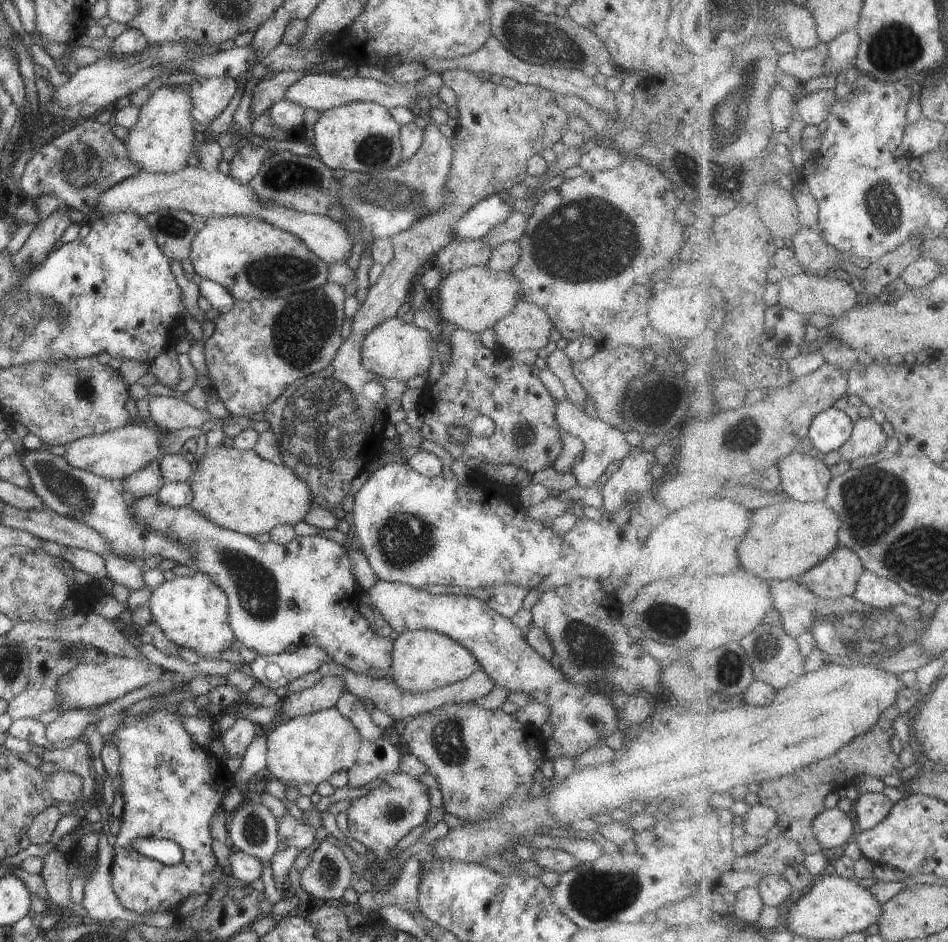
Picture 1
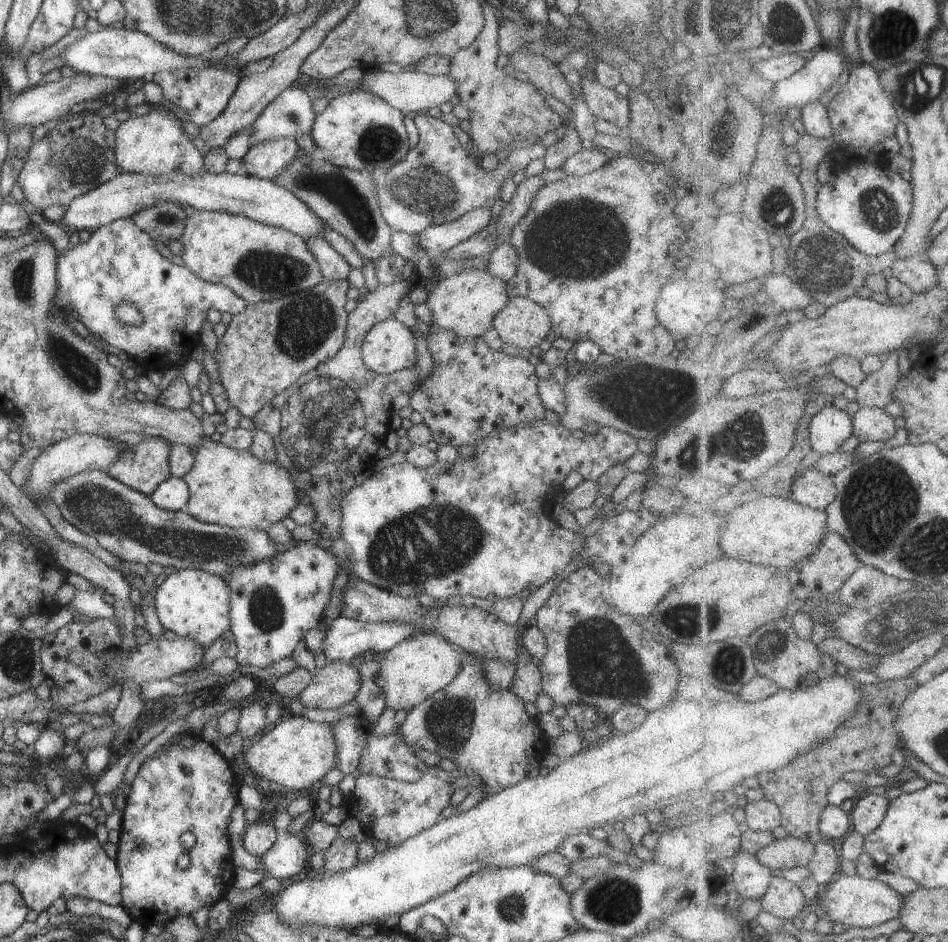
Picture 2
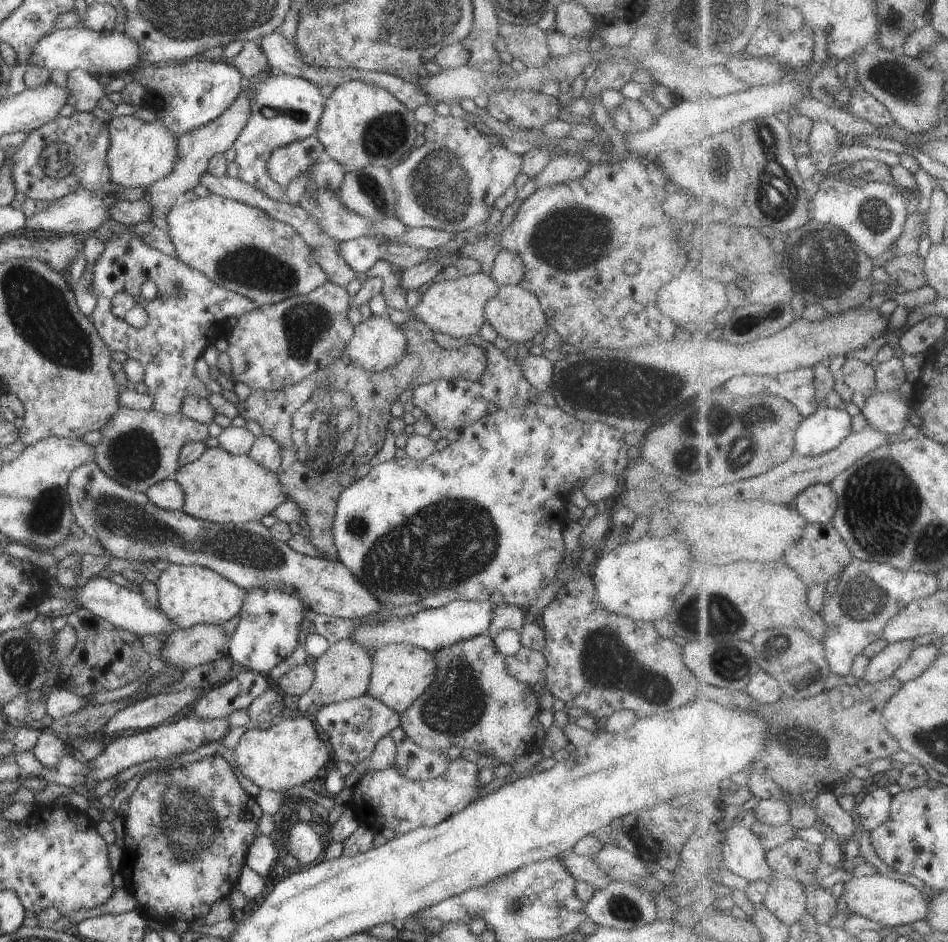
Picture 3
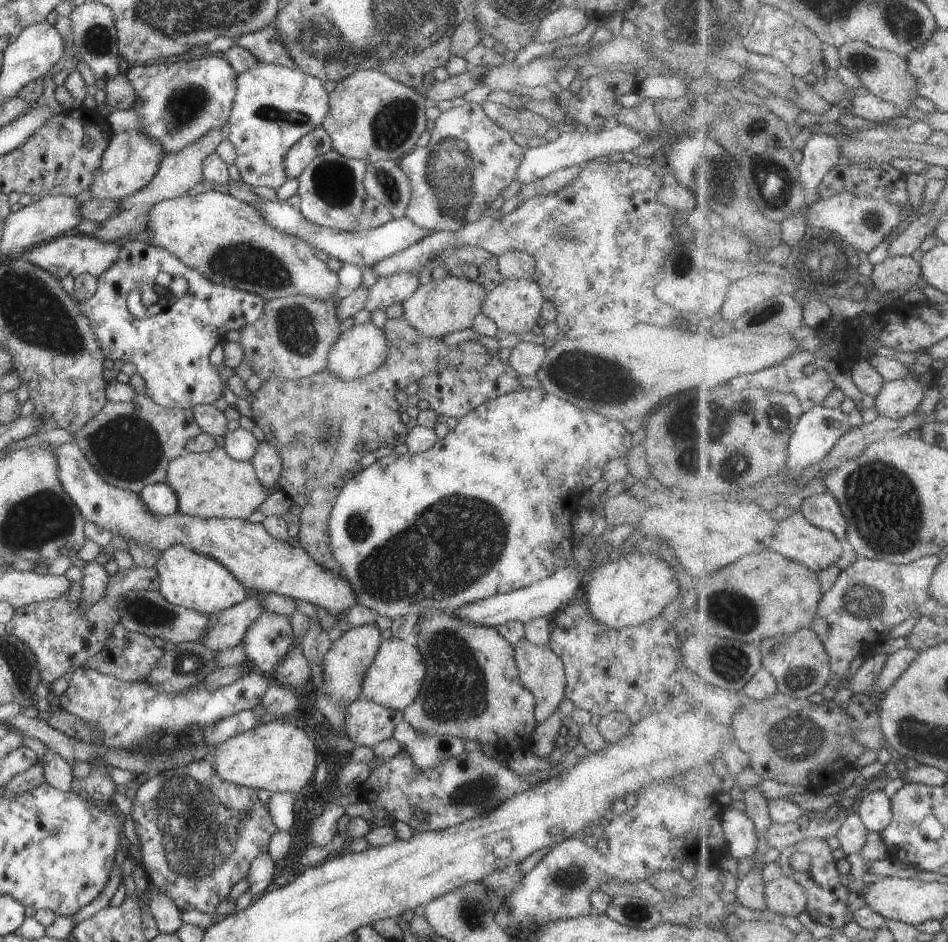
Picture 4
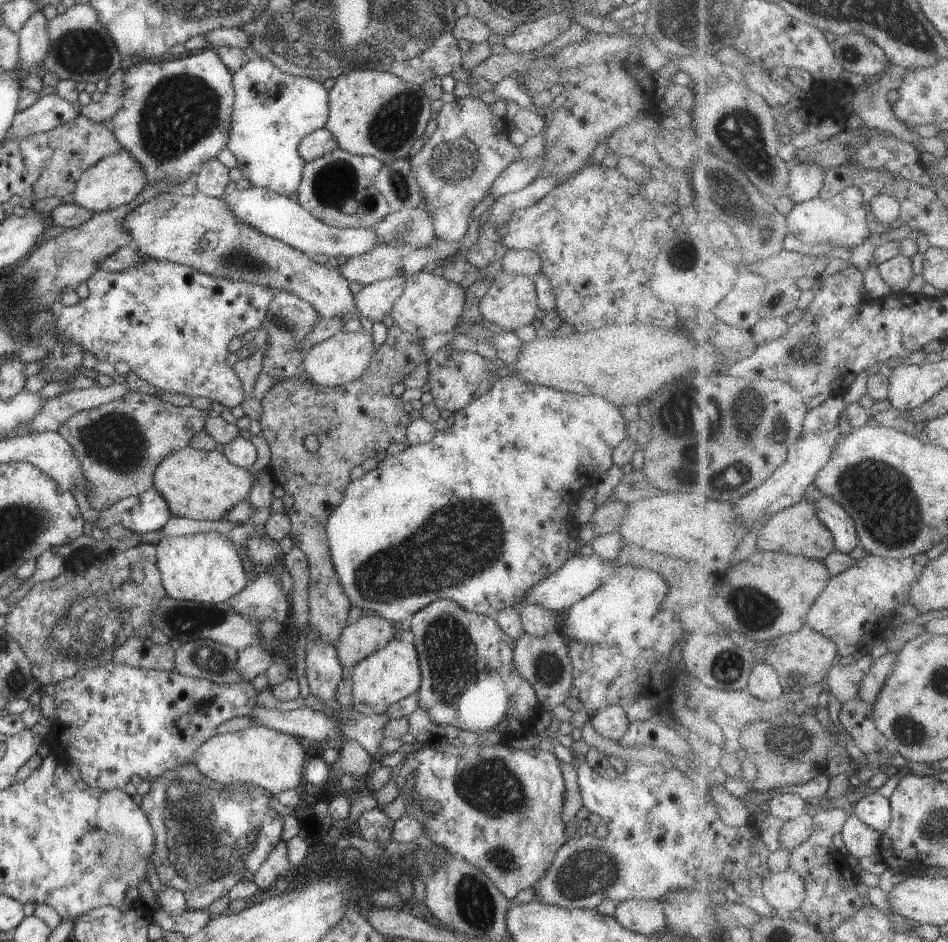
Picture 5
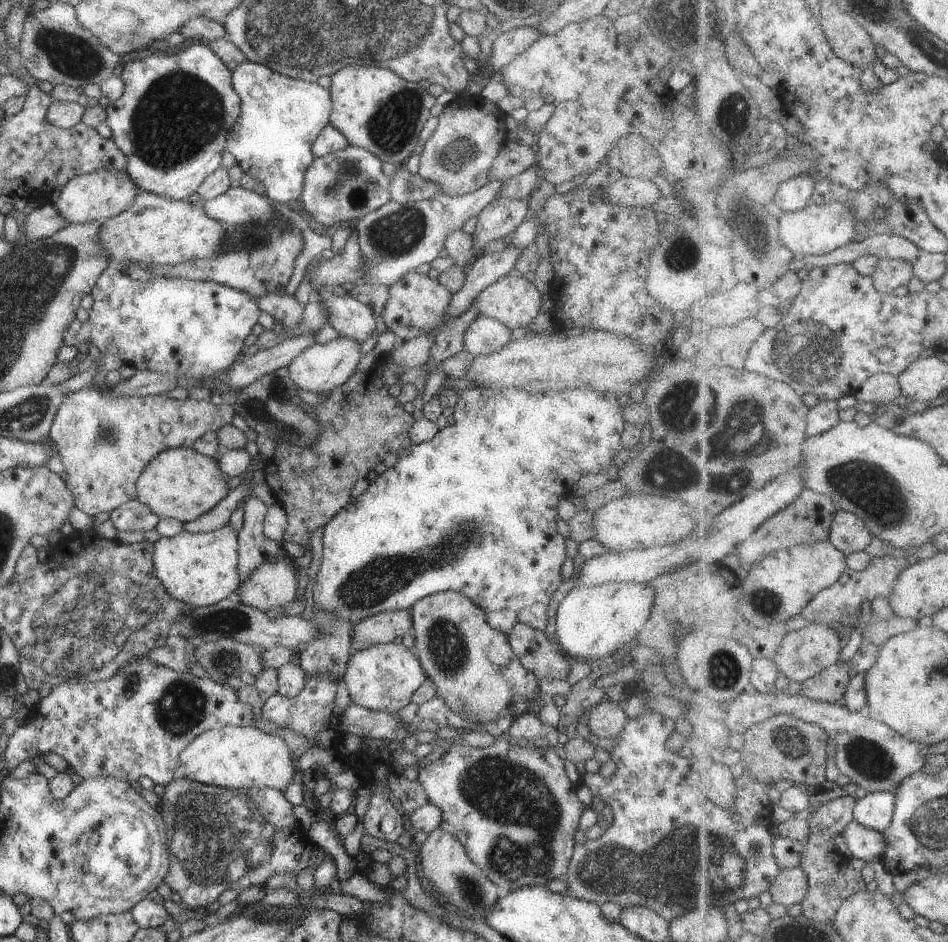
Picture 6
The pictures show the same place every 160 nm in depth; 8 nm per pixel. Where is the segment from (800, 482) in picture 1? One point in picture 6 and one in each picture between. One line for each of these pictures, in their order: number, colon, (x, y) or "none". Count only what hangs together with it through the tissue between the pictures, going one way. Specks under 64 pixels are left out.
2: (814, 489)
3: (818, 504)
4: (823, 510)
5: (838, 520)
6: (850, 533)

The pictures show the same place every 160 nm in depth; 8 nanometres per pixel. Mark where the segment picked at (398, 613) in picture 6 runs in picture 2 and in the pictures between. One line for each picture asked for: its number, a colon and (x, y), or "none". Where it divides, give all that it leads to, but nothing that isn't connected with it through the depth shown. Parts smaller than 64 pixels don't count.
2: (335, 684)
3: (342, 672)
4: (345, 662)
5: (369, 633)

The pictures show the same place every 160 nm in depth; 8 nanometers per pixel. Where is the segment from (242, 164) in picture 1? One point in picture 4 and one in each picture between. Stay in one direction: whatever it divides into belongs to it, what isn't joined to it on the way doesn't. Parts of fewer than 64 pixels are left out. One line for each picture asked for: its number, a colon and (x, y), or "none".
2: (264, 161)
3: (285, 163)
4: (315, 143)

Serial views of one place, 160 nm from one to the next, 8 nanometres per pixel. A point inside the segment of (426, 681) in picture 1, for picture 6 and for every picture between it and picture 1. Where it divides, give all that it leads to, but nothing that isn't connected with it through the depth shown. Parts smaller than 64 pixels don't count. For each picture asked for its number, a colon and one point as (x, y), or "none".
2: (412, 670)
3: (400, 673)
4: (392, 680)
5: (385, 676)
6: (383, 677)

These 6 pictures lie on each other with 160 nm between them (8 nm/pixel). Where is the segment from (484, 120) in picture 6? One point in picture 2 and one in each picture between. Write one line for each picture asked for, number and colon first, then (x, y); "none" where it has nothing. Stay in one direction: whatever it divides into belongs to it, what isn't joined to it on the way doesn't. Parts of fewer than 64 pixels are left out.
2: (436, 182)
3: (449, 183)
4: (469, 160)
5: (469, 148)

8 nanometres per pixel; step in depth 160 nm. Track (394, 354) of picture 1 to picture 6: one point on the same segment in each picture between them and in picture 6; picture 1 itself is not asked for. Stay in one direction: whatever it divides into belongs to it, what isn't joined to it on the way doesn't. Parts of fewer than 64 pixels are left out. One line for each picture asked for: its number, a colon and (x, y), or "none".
2: (388, 346)
3: (376, 344)
4: (356, 352)
5: (341, 358)
6: (319, 368)

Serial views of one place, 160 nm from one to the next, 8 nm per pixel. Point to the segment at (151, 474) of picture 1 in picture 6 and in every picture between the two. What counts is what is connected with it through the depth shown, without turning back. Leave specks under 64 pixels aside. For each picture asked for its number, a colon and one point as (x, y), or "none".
2: (143, 466)
3: (137, 448)
4: (129, 445)
5: (118, 446)
6: (103, 444)

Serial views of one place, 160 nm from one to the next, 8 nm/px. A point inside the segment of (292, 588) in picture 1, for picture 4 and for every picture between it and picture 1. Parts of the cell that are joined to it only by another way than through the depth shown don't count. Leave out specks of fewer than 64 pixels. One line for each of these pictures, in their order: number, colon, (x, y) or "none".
2: (274, 602)
3: (268, 631)
4: (267, 640)

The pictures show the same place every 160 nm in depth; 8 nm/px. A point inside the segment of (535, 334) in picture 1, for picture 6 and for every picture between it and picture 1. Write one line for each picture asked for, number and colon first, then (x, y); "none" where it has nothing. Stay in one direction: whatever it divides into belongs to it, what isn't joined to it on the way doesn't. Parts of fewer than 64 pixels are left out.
2: (521, 323)
3: (515, 313)
4: (513, 305)
5: (510, 302)
6: (511, 300)

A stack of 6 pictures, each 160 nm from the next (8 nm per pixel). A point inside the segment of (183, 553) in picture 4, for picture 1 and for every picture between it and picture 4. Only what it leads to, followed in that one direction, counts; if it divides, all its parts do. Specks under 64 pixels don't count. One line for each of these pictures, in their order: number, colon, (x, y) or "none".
1: (191, 611)
2: (190, 602)
3: (189, 594)

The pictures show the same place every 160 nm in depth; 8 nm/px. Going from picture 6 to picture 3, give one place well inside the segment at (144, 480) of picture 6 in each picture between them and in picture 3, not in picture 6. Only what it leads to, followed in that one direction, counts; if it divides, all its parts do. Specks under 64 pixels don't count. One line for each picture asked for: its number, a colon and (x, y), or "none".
3: (218, 487)
4: (210, 485)
5: (199, 485)

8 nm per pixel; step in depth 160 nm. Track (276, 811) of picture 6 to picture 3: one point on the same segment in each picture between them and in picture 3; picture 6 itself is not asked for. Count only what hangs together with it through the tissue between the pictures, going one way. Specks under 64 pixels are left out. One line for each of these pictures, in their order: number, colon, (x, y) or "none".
3: (184, 846)
4: (197, 834)
5: (208, 837)

